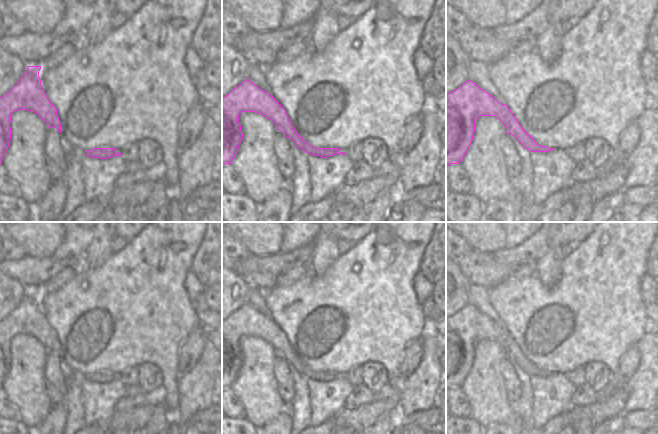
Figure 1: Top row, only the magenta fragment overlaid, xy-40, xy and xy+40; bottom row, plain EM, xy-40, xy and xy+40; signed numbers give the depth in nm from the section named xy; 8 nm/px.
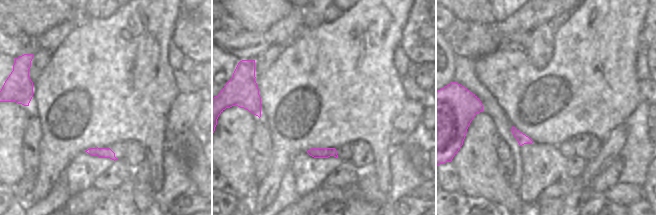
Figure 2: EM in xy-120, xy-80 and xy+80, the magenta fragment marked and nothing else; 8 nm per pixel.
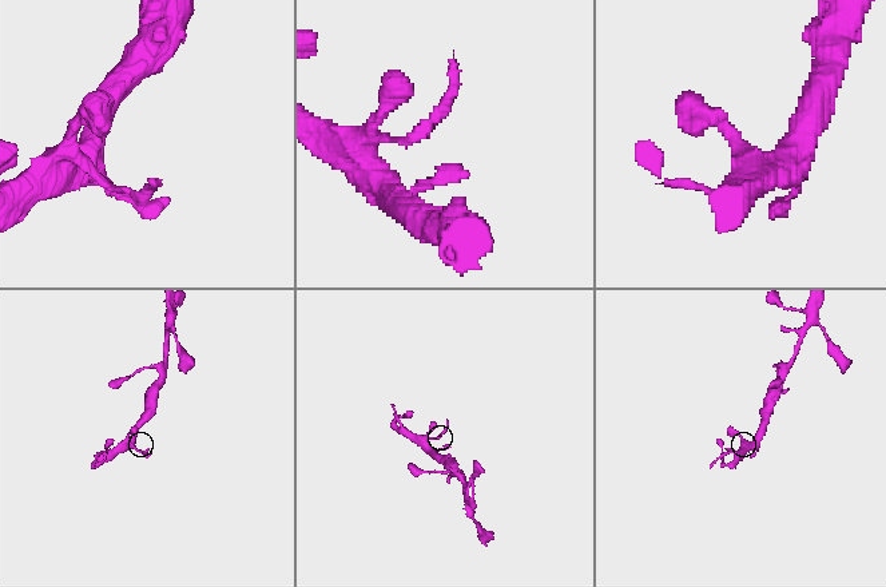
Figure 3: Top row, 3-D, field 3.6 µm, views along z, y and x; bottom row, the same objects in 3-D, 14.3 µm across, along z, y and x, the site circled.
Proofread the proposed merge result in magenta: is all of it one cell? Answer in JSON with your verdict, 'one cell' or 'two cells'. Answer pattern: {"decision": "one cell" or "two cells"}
{"decision": "one cell"}

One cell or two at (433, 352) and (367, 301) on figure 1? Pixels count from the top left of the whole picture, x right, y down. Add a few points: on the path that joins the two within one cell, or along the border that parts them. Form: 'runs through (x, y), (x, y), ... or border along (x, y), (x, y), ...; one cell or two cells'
border along (427, 328), (419, 338); two cells

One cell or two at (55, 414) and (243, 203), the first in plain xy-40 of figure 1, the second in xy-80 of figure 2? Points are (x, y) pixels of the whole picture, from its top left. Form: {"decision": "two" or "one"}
{"decision": "two"}

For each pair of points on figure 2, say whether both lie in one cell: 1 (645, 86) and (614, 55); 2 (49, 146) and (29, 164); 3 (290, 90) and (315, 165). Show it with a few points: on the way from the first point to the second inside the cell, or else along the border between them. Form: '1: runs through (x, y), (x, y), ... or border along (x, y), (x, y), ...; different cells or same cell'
1: border along (638, 80), (638, 90), (642, 98); different cells
2: border along (43, 133), (39, 143), (39, 172), (35, 179); different cells
3: border along (306, 151), (300, 152), (289, 166); different cells

